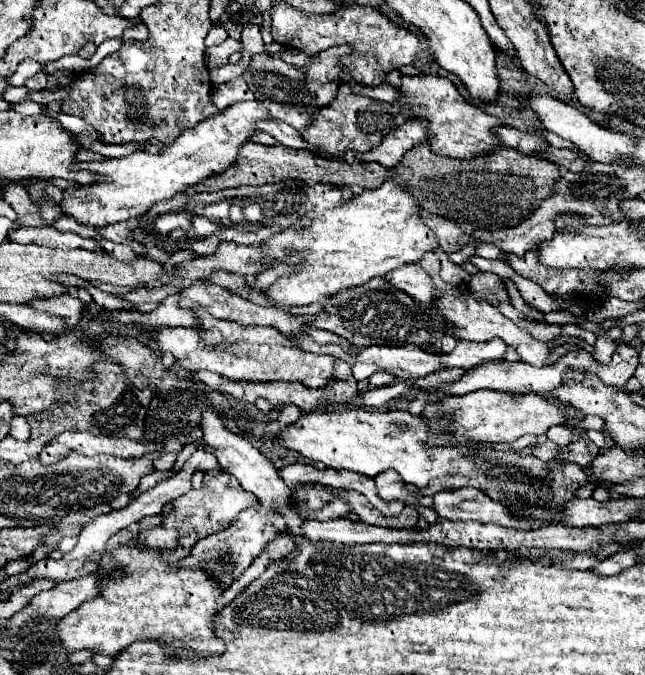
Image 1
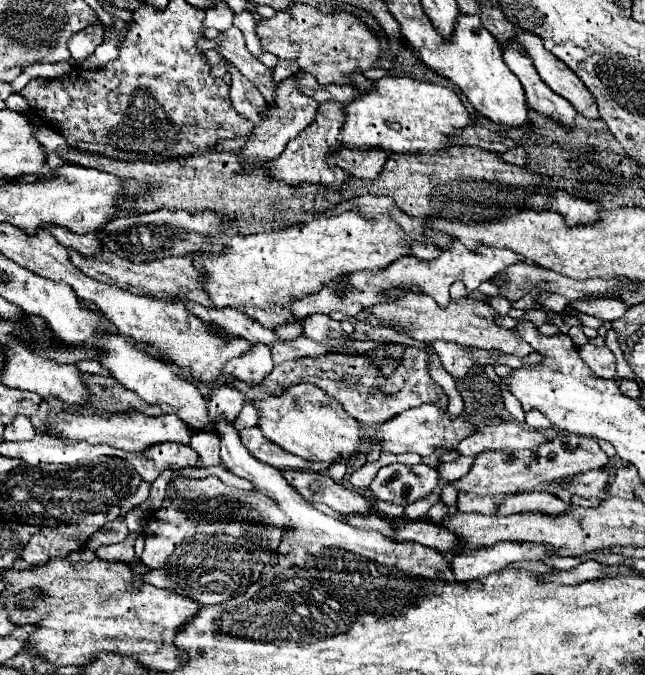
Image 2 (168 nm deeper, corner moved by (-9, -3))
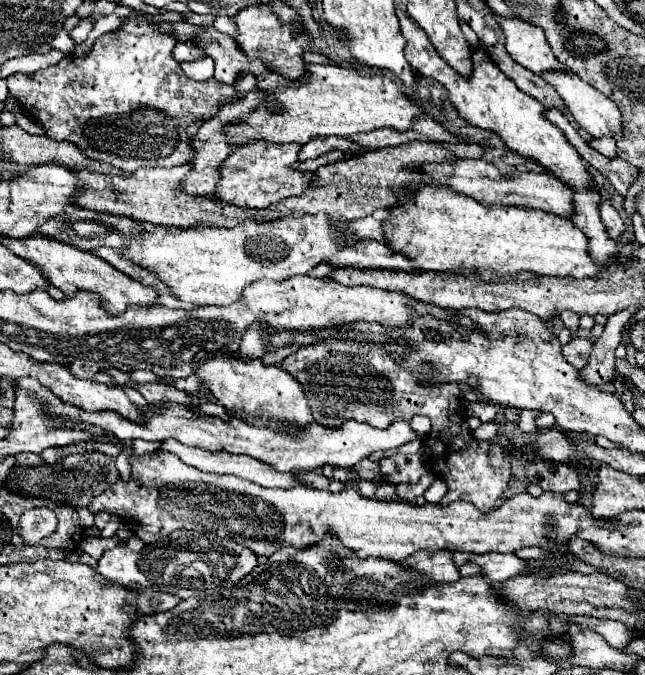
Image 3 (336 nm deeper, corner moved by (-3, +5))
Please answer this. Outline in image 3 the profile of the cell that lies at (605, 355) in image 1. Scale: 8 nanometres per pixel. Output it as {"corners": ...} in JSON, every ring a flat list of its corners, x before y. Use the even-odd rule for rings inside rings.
{"corners":[[572,338,568,344,562,346,562,352,564,352,564,358,578,370,586,368,588,366,588,358,590,358,590,352,592,352,592,342,586,340,586,338]]}

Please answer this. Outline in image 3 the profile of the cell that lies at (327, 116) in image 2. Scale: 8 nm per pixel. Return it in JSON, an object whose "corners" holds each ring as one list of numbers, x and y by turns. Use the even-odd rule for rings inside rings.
{"corners":[[264,140,238,146,232,156,224,160,224,176,214,190,216,198,246,208,266,208,284,198,300,196,314,180,314,172,300,172,294,168,300,148,300,144,272,144]]}

